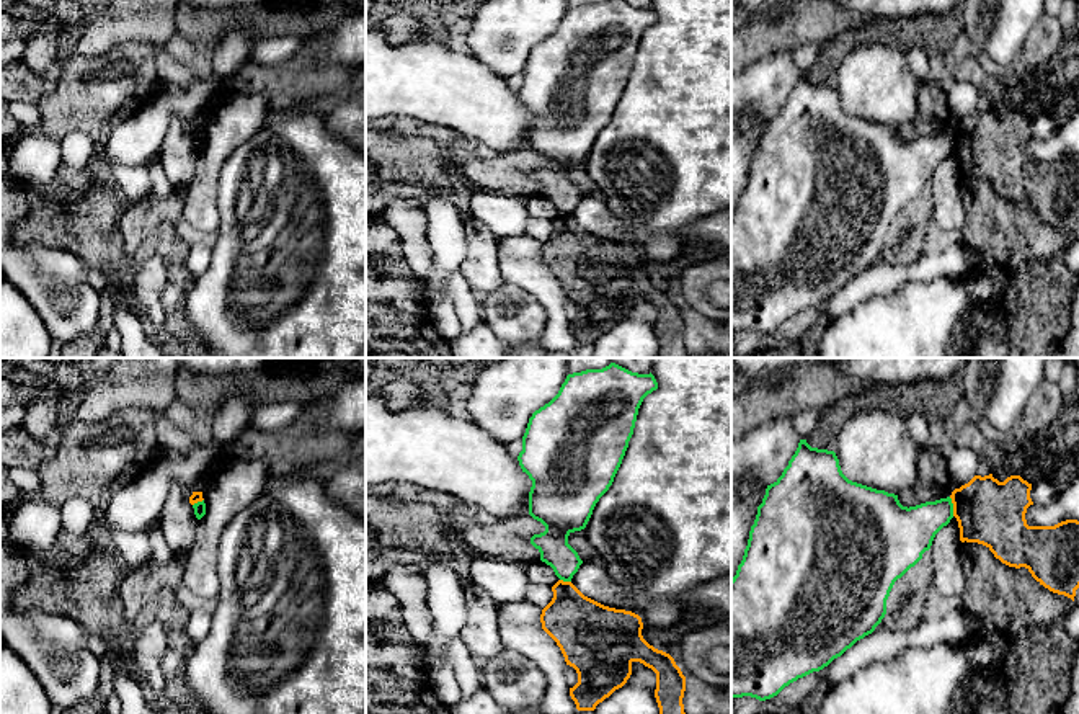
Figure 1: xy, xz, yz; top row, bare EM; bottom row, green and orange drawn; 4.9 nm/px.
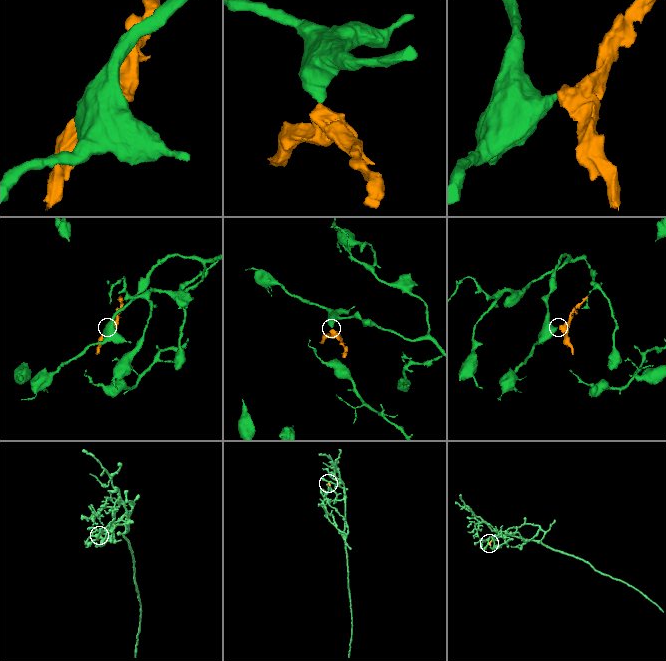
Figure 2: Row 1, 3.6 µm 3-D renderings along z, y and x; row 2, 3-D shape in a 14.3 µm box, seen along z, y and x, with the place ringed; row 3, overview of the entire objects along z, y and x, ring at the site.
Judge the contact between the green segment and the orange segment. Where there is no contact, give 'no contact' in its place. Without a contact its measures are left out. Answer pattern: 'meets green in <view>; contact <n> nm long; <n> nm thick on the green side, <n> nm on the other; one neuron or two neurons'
meets green in yz; contact 100 nm long; 240 nm thick on the green side, 320 nm on the other; two neurons

